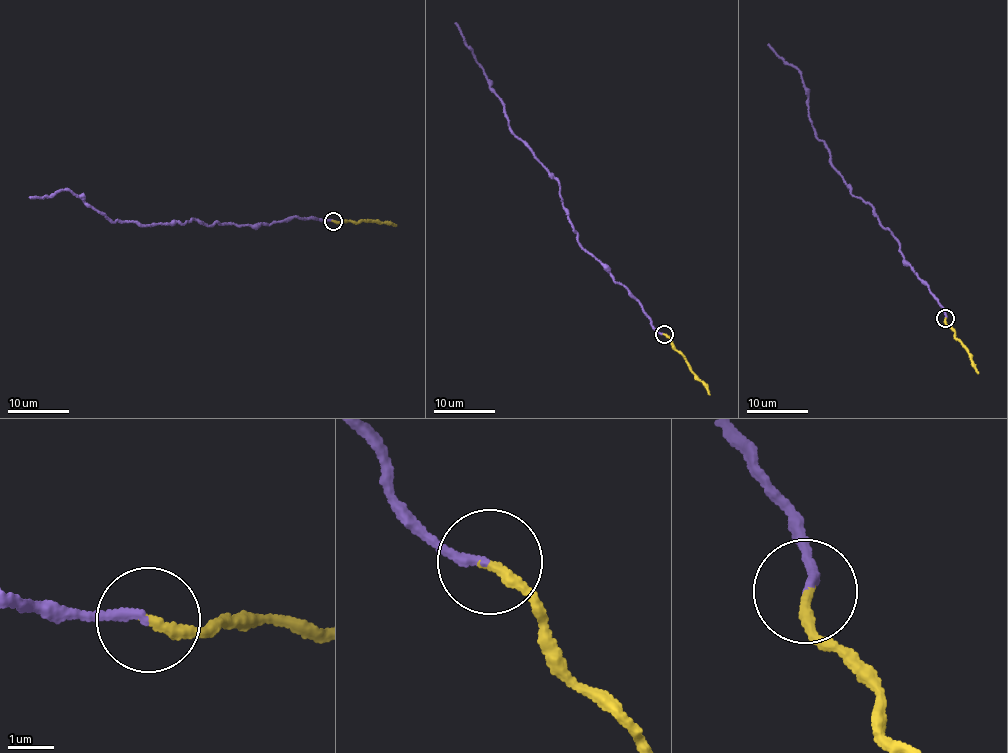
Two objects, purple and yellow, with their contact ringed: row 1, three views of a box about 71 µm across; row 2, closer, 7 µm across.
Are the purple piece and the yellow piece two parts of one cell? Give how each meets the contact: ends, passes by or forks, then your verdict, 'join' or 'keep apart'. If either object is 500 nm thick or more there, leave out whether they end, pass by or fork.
purple ends; yellow ends; join

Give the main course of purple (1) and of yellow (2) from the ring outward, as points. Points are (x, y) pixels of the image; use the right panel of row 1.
1: (944, 318), (889, 229), (881, 227), (870, 204), (853, 196), (836, 171), (818, 140), (800, 74), (767, 45)
2: (944, 318), (979, 373)

